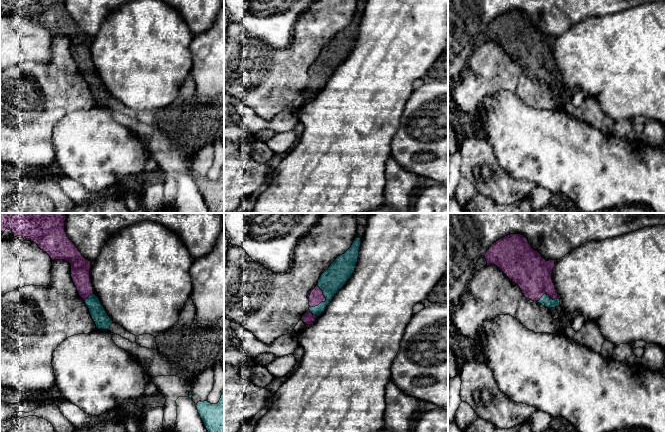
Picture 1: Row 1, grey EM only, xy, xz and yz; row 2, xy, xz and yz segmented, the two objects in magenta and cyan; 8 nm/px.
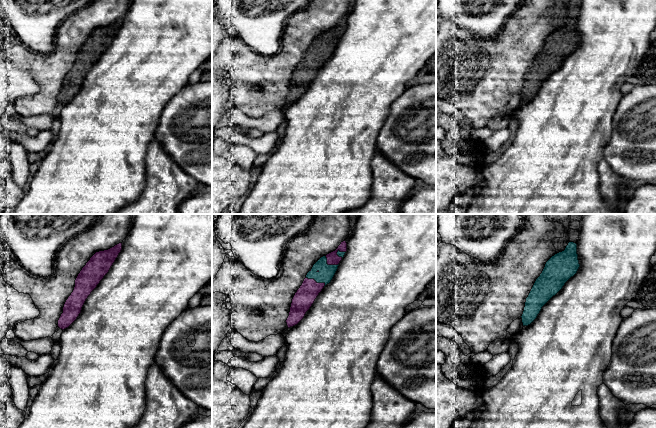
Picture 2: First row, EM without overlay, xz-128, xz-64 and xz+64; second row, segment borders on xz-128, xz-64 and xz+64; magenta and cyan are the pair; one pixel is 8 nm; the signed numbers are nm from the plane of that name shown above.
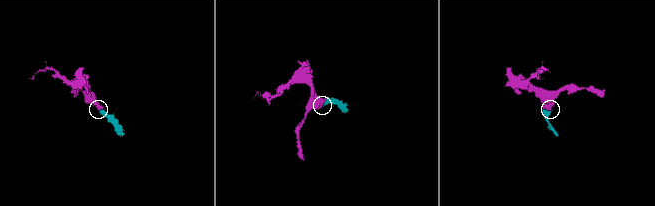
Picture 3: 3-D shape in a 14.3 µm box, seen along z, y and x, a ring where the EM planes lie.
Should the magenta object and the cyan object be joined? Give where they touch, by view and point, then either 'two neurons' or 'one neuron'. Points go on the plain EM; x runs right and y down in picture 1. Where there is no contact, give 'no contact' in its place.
xz (320, 78) | one neuron

